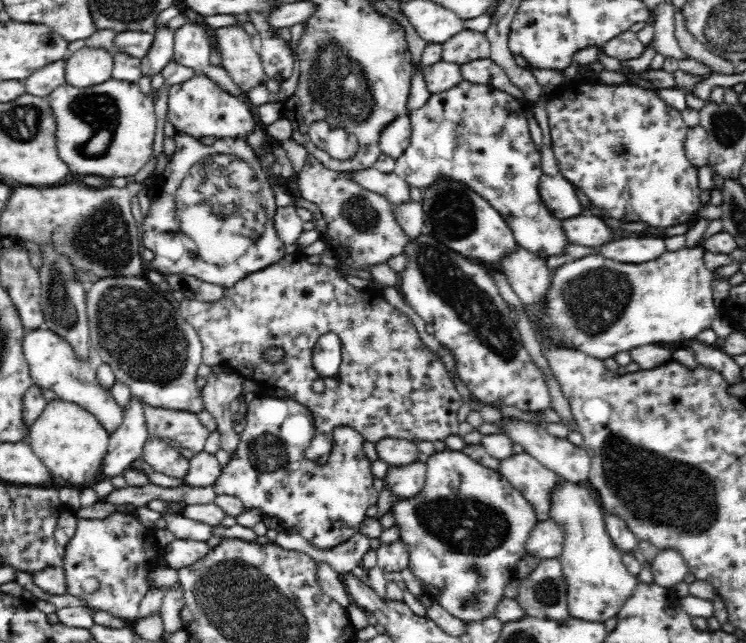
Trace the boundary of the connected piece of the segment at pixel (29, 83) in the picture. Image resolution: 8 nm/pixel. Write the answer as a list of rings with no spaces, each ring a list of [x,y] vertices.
[[[67,58],[52,62],[23,81],[26,91],[33,96],[49,96],[56,88],[67,84]]]

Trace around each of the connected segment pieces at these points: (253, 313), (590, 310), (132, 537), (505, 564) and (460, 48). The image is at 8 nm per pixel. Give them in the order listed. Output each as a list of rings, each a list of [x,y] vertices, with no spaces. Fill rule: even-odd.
[[[297,253],[292,256],[291,254],[285,254],[278,262],[271,264],[264,268],[264,270],[254,271],[246,278],[242,278],[240,282],[236,282],[232,287],[224,290],[224,298],[218,300],[218,302],[202,302],[198,299],[184,299],[180,302],[180,308],[178,308],[179,314],[194,327],[194,330],[198,333],[201,343],[203,344],[203,353],[201,359],[206,366],[221,366],[239,373],[245,378],[254,379],[263,385],[272,386],[275,388],[284,388],[289,396],[296,402],[304,405],[313,414],[315,422],[315,435],[311,441],[312,446],[306,448],[304,455],[312,461],[316,461],[318,464],[324,464],[326,460],[318,460],[318,438],[320,442],[322,440],[330,440],[333,438],[334,428],[338,426],[351,426],[354,430],[358,431],[366,441],[374,442],[378,444],[384,438],[405,438],[412,441],[414,444],[418,442],[430,441],[436,442],[436,440],[446,440],[448,436],[458,435],[458,408],[462,406],[462,399],[456,391],[456,388],[450,381],[448,373],[446,373],[445,365],[442,364],[434,355],[430,352],[428,347],[420,341],[418,332],[414,326],[414,322],[410,320],[404,312],[396,309],[396,307],[390,305],[382,294],[382,288],[377,288],[372,285],[366,290],[358,290],[352,284],[348,283],[346,275],[339,269],[338,266],[330,267],[323,263],[312,264],[308,261],[307,256]],[[327,332],[336,333],[342,343],[342,362],[340,363],[338,372],[334,376],[322,376],[314,368],[313,365],[313,348],[318,339]],[[278,348],[282,350],[281,361],[275,359],[276,350]],[[314,382],[322,382],[324,389],[321,392],[316,392],[312,387]]]
[[[684,247],[666,251],[650,262],[632,264],[610,260],[601,253],[564,263],[556,269],[550,290],[546,294],[546,314],[539,321],[554,339],[562,339],[570,348],[582,349],[602,360],[613,354],[629,351],[635,346],[658,345],[663,342],[685,343],[698,339],[698,334],[710,329],[721,314],[713,303],[712,271],[704,262],[705,248]]]
[[[114,511],[104,520],[77,520],[77,530],[74,539],[68,547],[63,549],[63,560],[65,561],[65,578],[68,586],[68,593],[78,597],[81,601],[90,603],[99,610],[109,612],[116,618],[125,622],[133,623],[139,618],[138,608],[142,600],[151,592],[148,573],[156,568],[158,561],[159,547],[150,530],[138,523],[133,512]],[[90,578],[96,578],[100,582],[98,592],[88,592],[88,582],[94,582]]]
[[[451,449],[440,452],[436,451],[434,454],[429,455],[424,463],[427,466],[427,472],[426,484],[423,486],[422,492],[418,492],[414,498],[404,498],[403,501],[396,503],[390,508],[390,510],[395,510],[396,513],[396,526],[399,526],[401,529],[400,540],[409,547],[411,559],[409,568],[422,582],[425,593],[435,602],[438,602],[438,605],[445,608],[451,615],[454,615],[455,619],[459,619],[466,624],[472,624],[472,622],[482,622],[486,618],[492,618],[496,614],[496,606],[505,598],[504,589],[515,579],[518,563],[528,554],[526,547],[528,537],[530,537],[532,530],[539,522],[536,512],[534,512],[533,506],[522,496],[522,493],[516,490],[500,472],[484,467],[484,465],[468,457],[462,451]],[[470,596],[477,598],[477,604],[465,606],[466,600]]]
[[[465,28],[444,42],[441,48],[442,60],[454,62],[460,66],[474,60],[488,58],[491,54],[491,45],[487,35]]]

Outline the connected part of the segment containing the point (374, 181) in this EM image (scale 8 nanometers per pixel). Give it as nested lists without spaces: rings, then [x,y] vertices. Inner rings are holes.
[[[372,166],[362,171],[353,172],[353,178],[367,190],[386,197],[393,206],[400,206],[412,200],[410,184],[396,174],[385,174]]]

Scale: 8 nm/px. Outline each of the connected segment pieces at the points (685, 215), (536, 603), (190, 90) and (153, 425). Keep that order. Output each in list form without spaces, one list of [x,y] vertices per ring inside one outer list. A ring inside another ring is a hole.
[[[599,78],[576,79],[567,82],[563,87],[548,96],[547,112],[551,132],[551,144],[557,162],[559,162],[559,172],[563,178],[566,178],[576,188],[582,189],[590,202],[599,208],[601,216],[616,218],[620,222],[646,222],[654,228],[672,228],[678,224],[686,224],[693,219],[694,214],[700,210],[700,195],[703,190],[700,188],[699,169],[686,155],[684,142],[689,127],[685,124],[680,110],[669,106],[655,90],[649,90],[644,86],[638,86],[631,81],[622,82],[622,84],[606,84]]]
[[[538,558],[536,569],[520,583],[517,602],[527,616],[552,622],[568,620],[568,584],[559,558]]]
[[[196,75],[183,84],[169,86],[167,115],[175,128],[206,141],[240,135],[247,136],[254,128],[264,128],[260,123],[254,122],[250,108],[243,101],[222,91],[203,75]]]
[[[145,405],[144,415],[150,436],[167,440],[177,448],[188,448],[195,454],[204,450],[211,432],[196,413]]]

